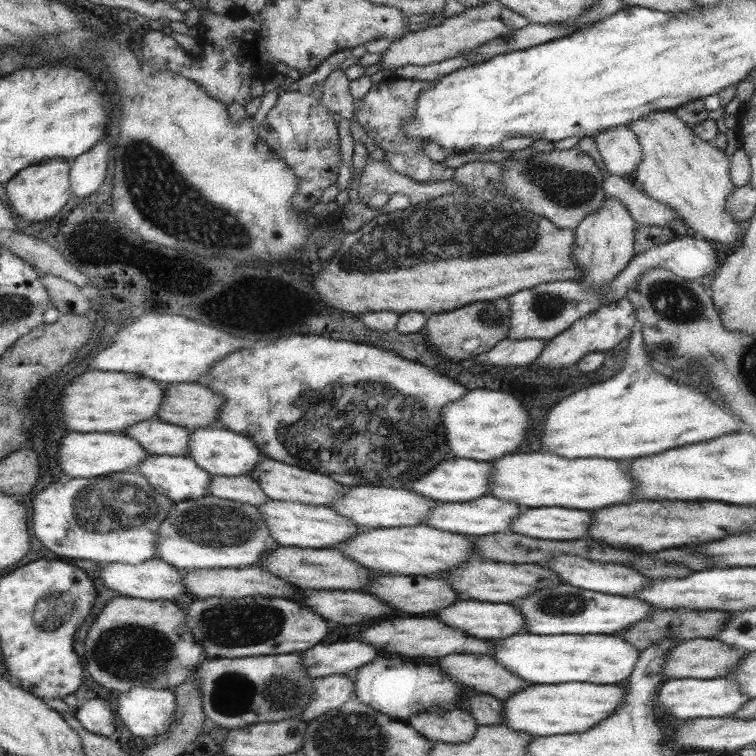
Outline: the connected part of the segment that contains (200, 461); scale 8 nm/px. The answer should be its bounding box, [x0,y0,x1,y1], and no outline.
[185,425,264,477]

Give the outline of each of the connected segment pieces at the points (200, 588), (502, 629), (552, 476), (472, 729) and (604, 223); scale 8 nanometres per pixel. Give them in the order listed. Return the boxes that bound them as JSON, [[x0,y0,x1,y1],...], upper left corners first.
[[181,566,301,599],[435,599,526,640],[489,454,631,510],[405,708,478,743],[572,196,635,295]]

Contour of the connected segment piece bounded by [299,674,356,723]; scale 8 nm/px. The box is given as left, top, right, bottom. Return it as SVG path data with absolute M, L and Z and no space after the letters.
M335 674L313 680L313 691L316 696L309 701L308 708L299 716L305 723L327 713L328 710L339 708L345 701L354 698L356 686L348 675Z

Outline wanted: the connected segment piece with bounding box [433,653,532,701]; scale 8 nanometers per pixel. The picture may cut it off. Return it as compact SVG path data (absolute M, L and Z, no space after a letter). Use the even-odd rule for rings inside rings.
M461 653L435 657L435 660L434 665L440 667L449 678L456 679L473 692L485 693L501 701L532 684L512 671L507 672L507 667L489 656Z

